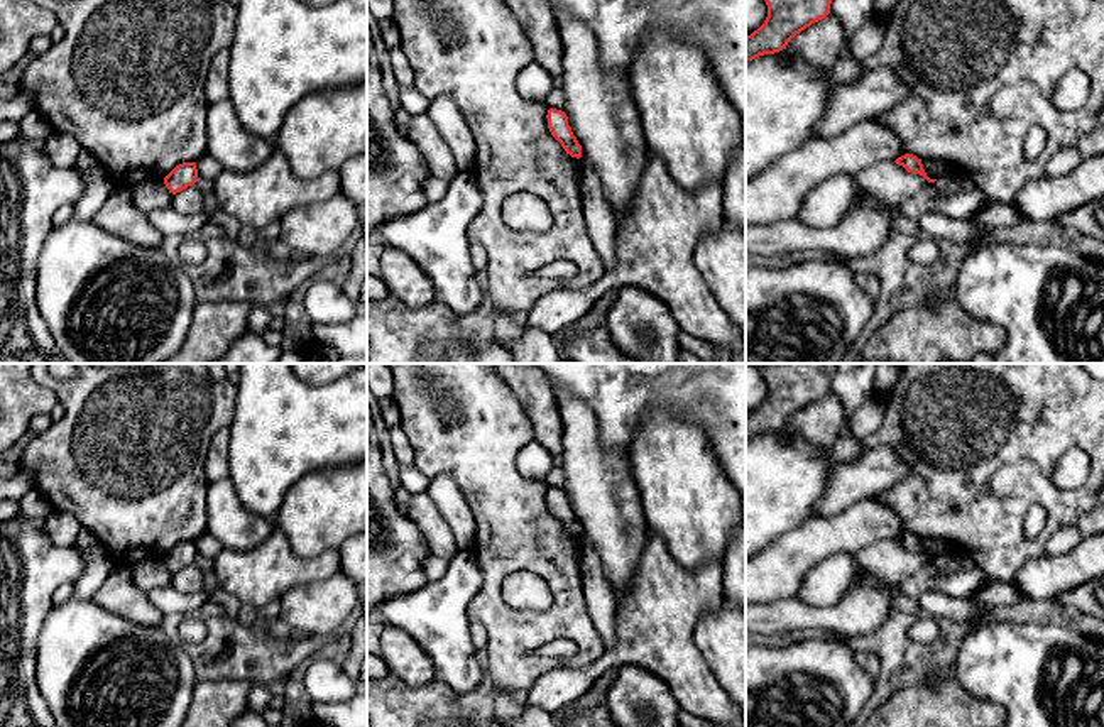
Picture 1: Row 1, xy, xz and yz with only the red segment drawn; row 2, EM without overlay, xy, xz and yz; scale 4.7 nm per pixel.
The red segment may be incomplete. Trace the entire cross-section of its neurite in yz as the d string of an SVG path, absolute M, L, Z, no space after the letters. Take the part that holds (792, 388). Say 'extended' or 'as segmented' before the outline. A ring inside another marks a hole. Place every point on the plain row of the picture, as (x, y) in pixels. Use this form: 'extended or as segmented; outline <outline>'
as segmented; outline M766 364L764 402L746 416L746 441L786 428L788 421L830 392L837 364Z

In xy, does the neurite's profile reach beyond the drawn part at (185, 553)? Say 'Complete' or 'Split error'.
Complete

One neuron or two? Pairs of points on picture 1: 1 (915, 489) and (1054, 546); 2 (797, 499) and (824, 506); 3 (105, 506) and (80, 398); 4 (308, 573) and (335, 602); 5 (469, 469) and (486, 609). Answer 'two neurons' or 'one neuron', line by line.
1: two neurons
2: two neurons
3: one neuron
4: two neurons
5: one neuron

